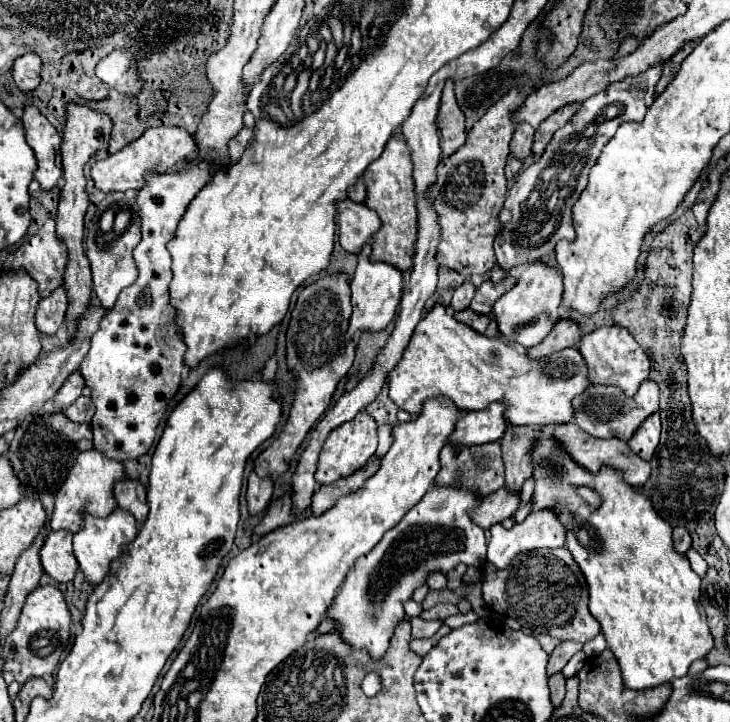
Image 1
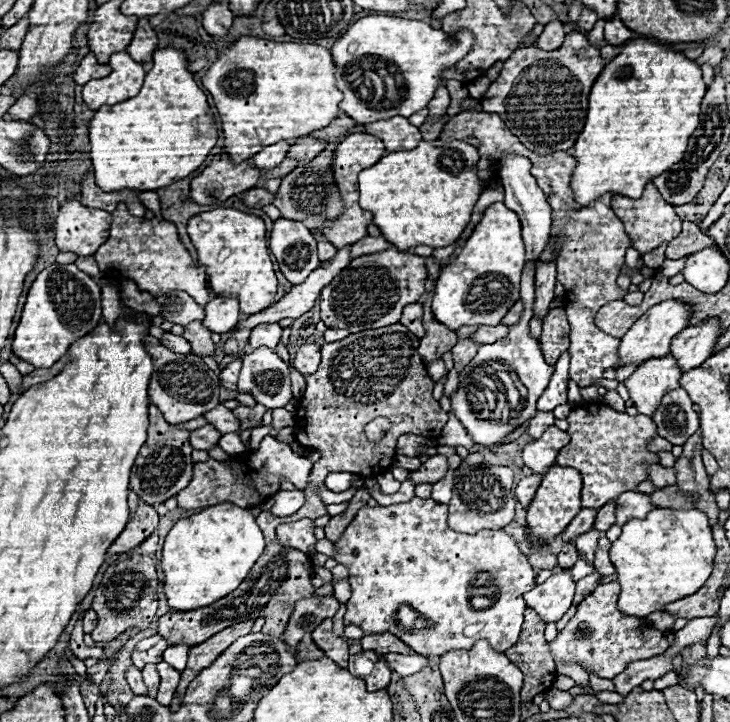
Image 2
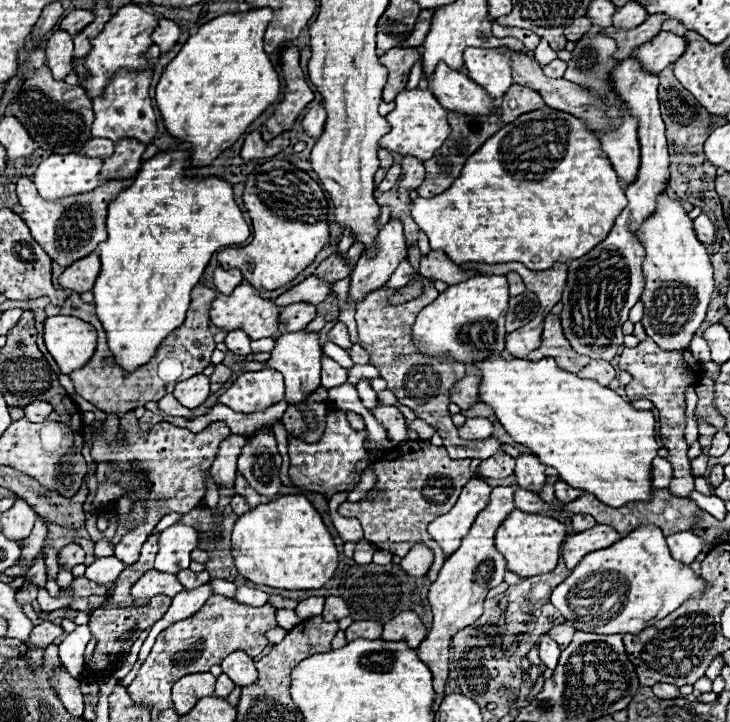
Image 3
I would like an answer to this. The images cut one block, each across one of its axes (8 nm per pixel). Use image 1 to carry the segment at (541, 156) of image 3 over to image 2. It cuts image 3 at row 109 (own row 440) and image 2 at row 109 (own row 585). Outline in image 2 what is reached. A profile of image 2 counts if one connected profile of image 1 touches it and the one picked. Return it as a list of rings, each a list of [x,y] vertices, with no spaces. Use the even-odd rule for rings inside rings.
[[[650,38],[628,42],[624,50],[610,64],[606,64],[596,78],[588,98],[584,130],[570,150],[572,158],[578,160],[570,180],[574,200],[580,206],[588,206],[606,192],[636,200],[652,178],[670,170],[682,160],[688,138],[700,124],[700,102],[704,94],[706,84],[702,80],[702,70],[692,60]]]

